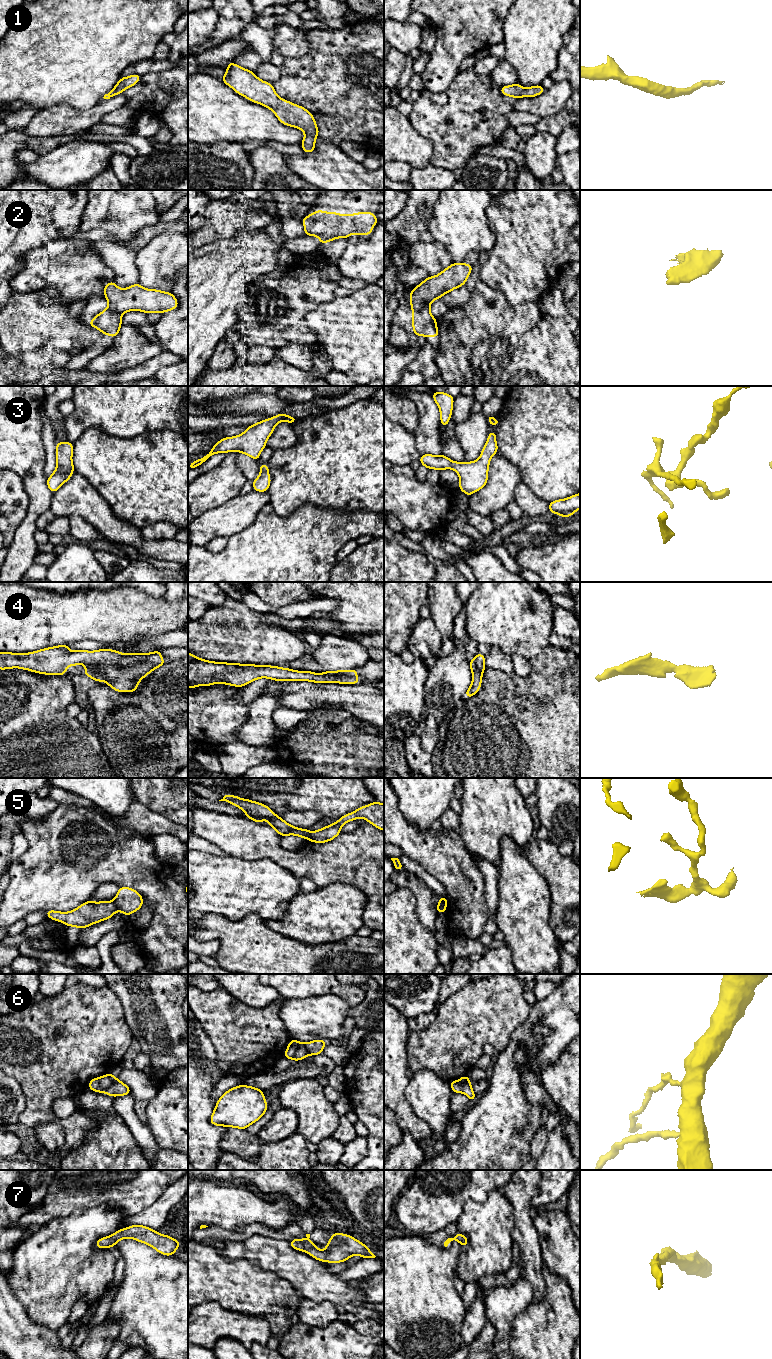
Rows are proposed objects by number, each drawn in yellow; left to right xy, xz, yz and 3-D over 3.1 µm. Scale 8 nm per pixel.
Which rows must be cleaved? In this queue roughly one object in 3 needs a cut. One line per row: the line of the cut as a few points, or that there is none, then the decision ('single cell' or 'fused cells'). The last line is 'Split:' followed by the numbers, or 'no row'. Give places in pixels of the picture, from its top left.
1: no cut; single cell
2: cut in yz along (429, 304), (412, 309); fused cells
3: no cut; single cell
4: no cut; single cell
5: cut in xy along (113, 901), (118, 910); fused cells
6: cut in xz along (303, 1045), (291, 1058); fused cells
7: no cut; single cell
Split: 2, 5, 6

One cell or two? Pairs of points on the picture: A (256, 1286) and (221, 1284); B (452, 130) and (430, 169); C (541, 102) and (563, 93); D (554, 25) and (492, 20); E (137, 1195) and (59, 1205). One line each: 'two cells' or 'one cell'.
A: one cell
B: two cells
C: one cell
D: two cells
E: one cell

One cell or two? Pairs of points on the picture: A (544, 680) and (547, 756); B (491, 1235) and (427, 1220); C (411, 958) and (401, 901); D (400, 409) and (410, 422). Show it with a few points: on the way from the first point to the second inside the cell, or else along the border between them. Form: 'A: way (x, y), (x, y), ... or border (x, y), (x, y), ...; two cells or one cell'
A: way (548, 699), (548, 737); one cell
B: border (467, 1200), (460, 1217), (456, 1221); two cells
C: way (401, 944), (401, 915); one cell
D: way (403, 412), (409, 419); one cell

